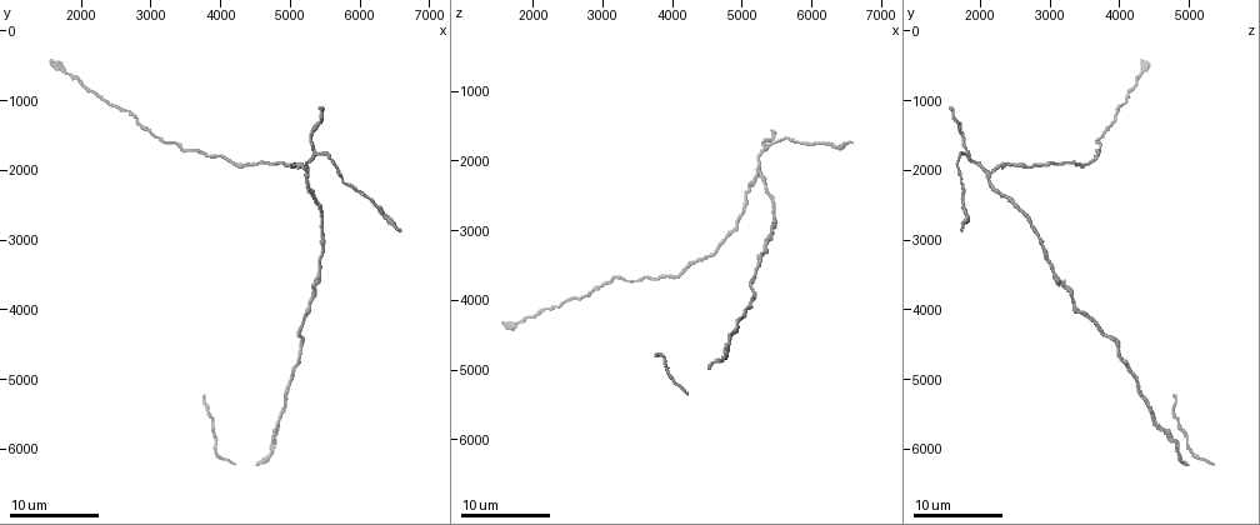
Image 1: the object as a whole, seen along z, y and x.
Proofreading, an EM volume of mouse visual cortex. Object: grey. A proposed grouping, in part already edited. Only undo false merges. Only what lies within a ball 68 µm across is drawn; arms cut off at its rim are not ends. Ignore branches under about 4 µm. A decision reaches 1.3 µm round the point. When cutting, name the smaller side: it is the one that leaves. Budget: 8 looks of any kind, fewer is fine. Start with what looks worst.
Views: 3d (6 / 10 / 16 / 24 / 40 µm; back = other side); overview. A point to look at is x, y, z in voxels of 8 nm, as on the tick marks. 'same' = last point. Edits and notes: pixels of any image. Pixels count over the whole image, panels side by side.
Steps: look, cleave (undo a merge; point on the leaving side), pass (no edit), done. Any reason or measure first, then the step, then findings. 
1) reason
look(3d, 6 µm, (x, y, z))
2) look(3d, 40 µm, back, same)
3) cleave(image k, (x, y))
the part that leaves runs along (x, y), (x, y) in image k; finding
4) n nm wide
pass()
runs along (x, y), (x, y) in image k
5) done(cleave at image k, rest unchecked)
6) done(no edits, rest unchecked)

look(3d, 16 µm, (5200, 2050, 2150))

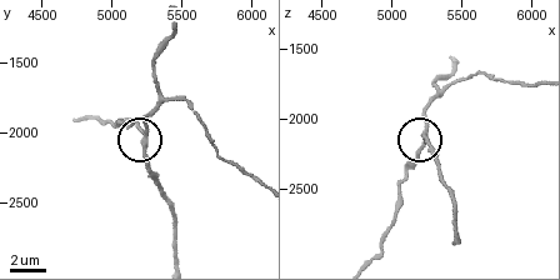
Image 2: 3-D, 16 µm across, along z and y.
side arm 18 µm
pass()
runs along (455, 223), (454, 193), (424, 135), (426, 104) in image 2; all the same neuron

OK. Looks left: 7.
look(3d, 10 µm, (5450, 2800, 2700))

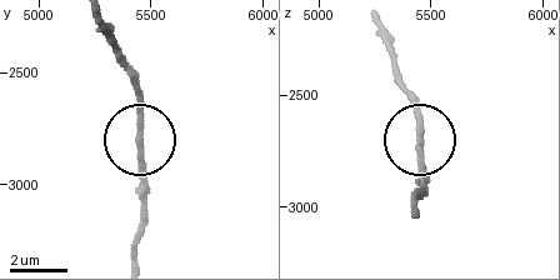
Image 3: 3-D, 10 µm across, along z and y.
look(3d, 10 µm, back, (5440, 2800, 2740))

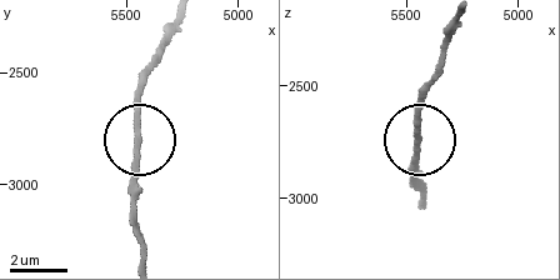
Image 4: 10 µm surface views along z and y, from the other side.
side arm 53 µm
pass()
runs along (136, 141), (136, 201) in image 4; continuous, no second neuron

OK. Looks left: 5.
calibre changes
look(3d, 16 µm, (2800, 1300, 3900))

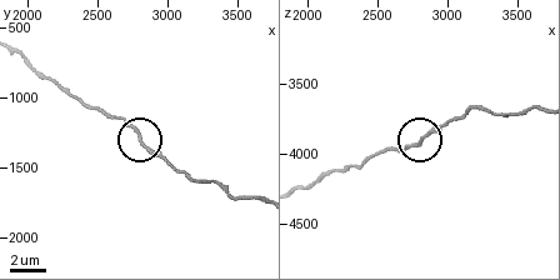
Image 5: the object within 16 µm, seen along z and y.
look(3d, 16 µm, back, (2820, 1300, 3920))

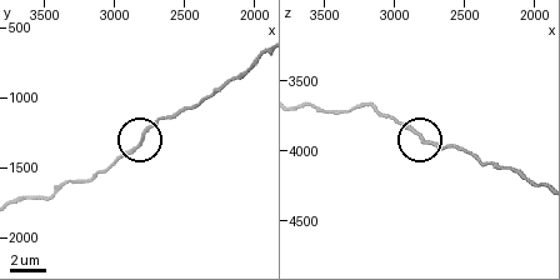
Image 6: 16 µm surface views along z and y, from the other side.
pass()
runs along (301, 105), (329, 110), (369, 105), (424, 141), (456, 146) in image 6; continuous, no second neuron

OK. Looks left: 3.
calibre changes
look(3d, 16 µm, (5300, 3700, 3300))

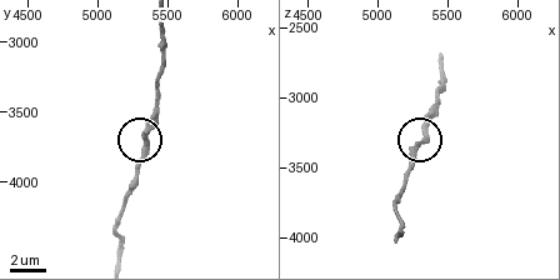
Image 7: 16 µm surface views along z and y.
320 nm wide
pass()
all the same neuron

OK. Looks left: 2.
done(no edits, rest unchecked)

